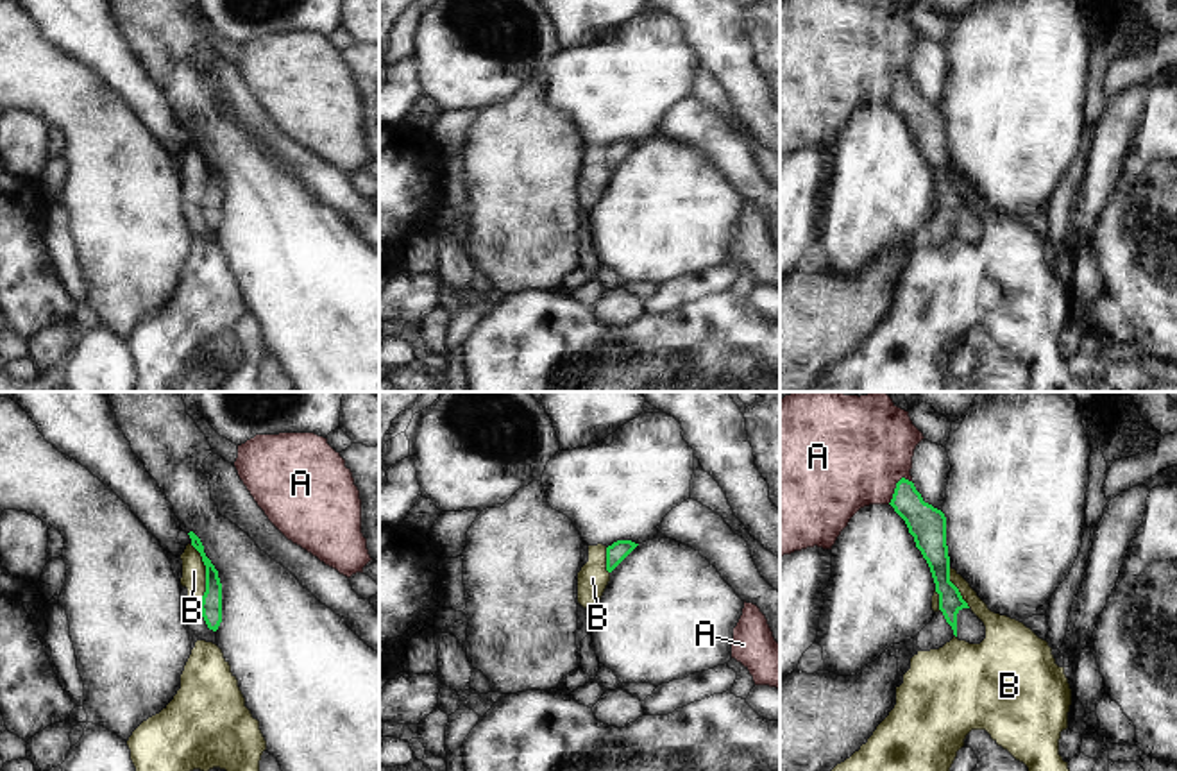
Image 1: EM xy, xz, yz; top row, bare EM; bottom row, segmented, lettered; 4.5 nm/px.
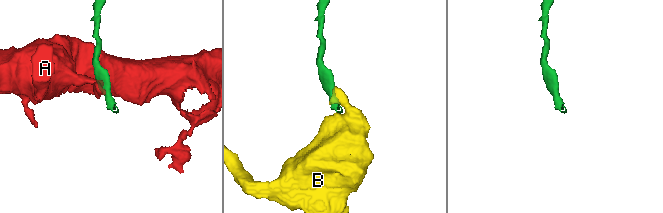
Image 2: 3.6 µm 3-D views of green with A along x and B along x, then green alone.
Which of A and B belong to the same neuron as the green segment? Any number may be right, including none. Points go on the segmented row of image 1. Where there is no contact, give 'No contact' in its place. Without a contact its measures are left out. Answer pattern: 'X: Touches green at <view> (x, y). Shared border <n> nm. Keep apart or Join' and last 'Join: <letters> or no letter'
A: Touches green at yz (897, 487). Shared border 160 nm. Keep apart
B: Touches green at xy (206, 576). Shared border 300 nm. Keep apart
Join: no letter.

